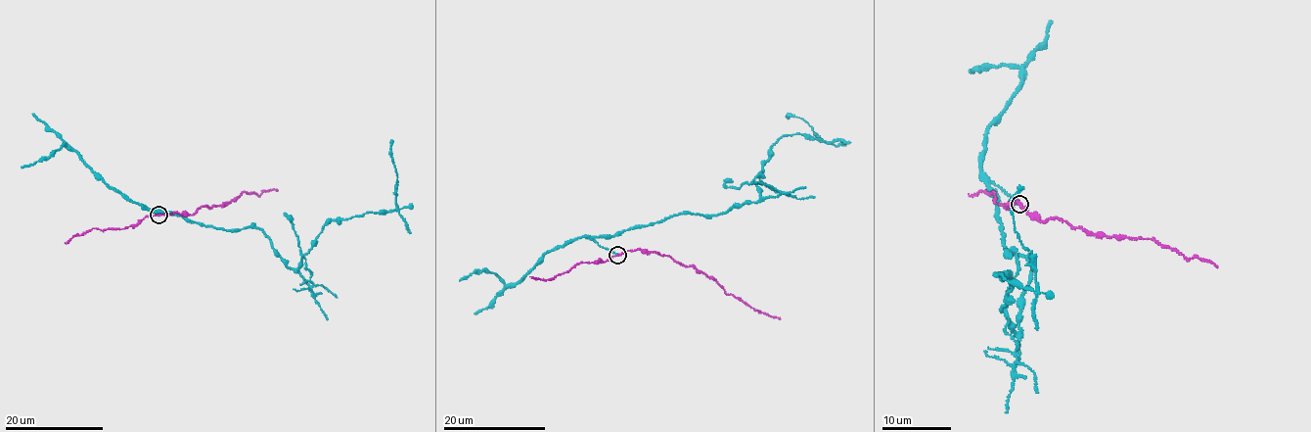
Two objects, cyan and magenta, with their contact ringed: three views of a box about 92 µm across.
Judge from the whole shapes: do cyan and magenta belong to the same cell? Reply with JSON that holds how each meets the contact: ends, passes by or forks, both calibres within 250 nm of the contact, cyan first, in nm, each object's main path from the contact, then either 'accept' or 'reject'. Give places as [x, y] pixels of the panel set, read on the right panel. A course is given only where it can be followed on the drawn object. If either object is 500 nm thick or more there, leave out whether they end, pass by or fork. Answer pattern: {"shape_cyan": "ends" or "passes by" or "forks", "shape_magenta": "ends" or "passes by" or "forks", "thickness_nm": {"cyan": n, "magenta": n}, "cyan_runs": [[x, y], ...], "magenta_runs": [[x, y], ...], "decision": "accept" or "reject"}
{"shape_cyan": "ends", "shape_magenta": "passes by", "thickness_nm": {"cyan": 160, "magenta": 190}, "cyan_runs": [[1020, 204], [988, 181], [1005, 249], [1030, 262], [1015, 332], [994, 273], [1036, 289], [1023, 187]], "magenta_runs": [[1020, 204], [1043, 223], [1054, 217], [1115, 238], [1151, 239], [1187, 259], [1204, 260], [1217, 267]], "decision": "reject"}

